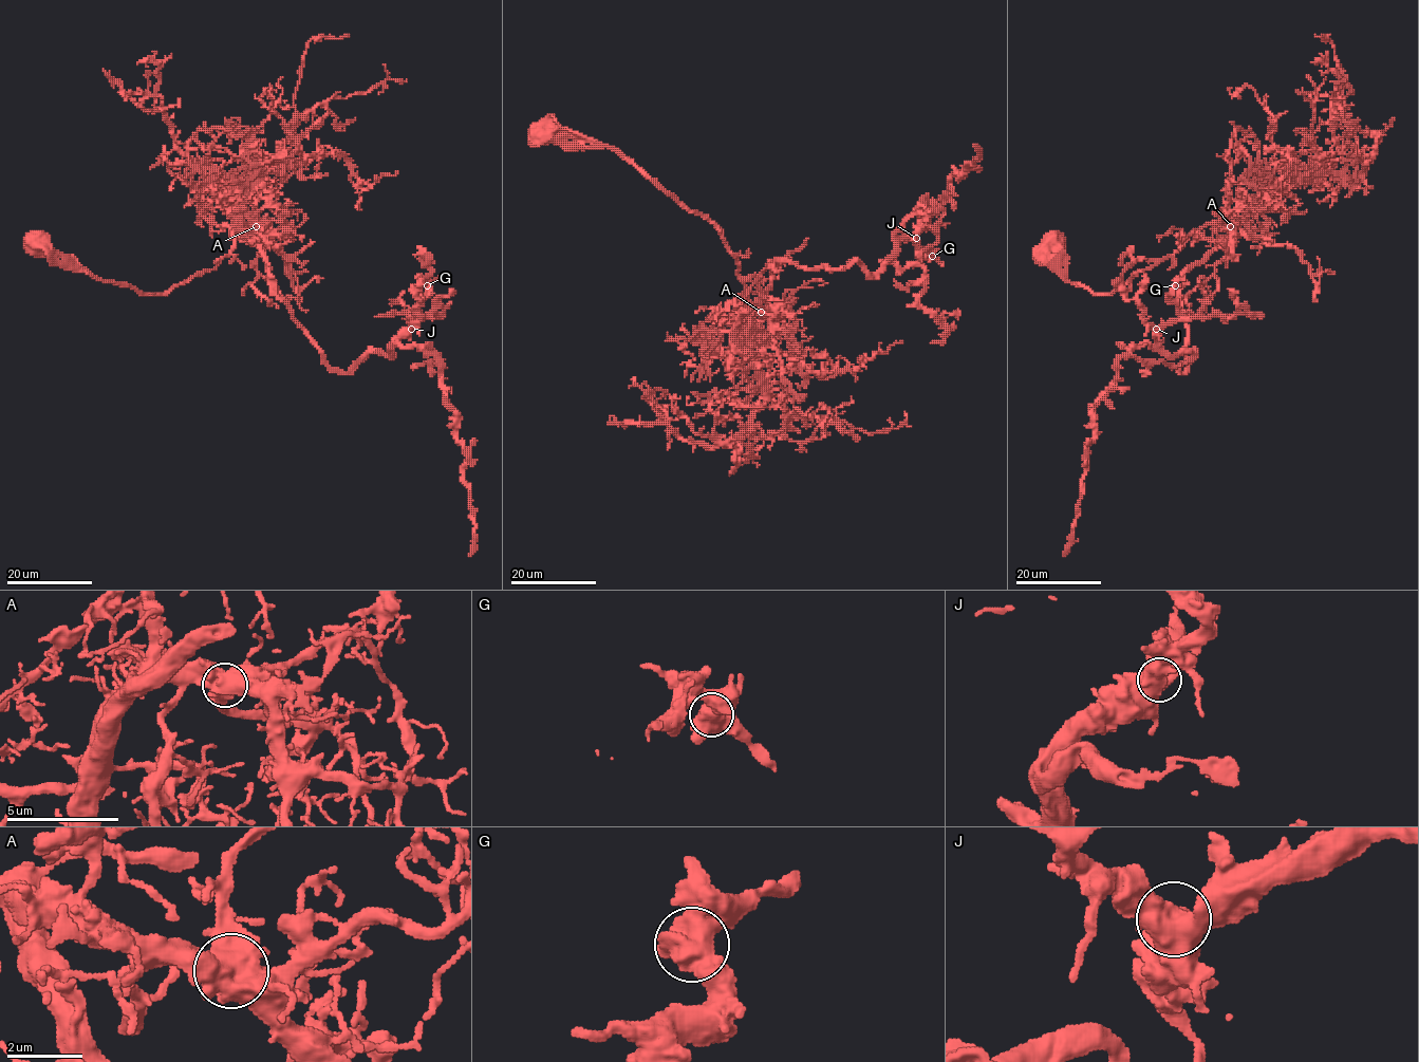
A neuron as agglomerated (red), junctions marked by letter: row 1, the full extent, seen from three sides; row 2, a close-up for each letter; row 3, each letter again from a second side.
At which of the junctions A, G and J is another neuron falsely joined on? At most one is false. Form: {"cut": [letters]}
{"cut": []}

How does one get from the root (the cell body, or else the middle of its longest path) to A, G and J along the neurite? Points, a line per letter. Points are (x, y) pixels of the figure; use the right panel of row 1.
A: (1052, 245), (1046, 247), (1066, 281), (1093, 294), (1112, 294), (1172, 256), (1208, 224), (1230, 226)
G: (1052, 245), (1066, 281), (1112, 294), (1230, 226), (1183, 276), (1183, 373), (1192, 353), (1157, 340), (1175, 285)
J: (1052, 245), (1066, 281), (1112, 294), (1230, 226), (1183, 276), (1183, 373), (1192, 353), (1156, 329)

